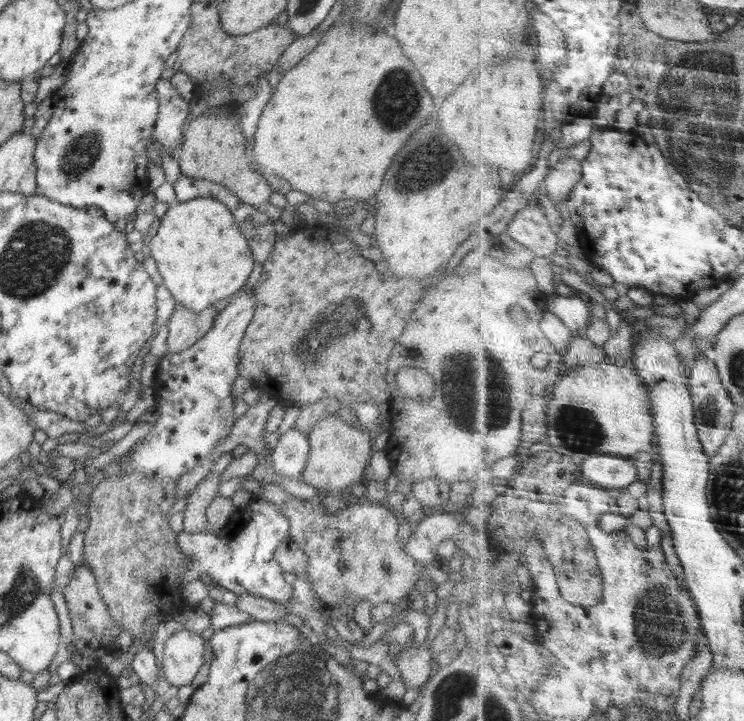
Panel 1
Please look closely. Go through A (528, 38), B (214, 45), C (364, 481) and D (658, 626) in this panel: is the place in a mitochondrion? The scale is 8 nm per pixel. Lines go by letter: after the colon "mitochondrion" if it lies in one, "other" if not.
A: other
B: other
C: other
D: mitochondrion

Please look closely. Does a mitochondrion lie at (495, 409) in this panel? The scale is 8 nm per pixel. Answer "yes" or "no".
yes

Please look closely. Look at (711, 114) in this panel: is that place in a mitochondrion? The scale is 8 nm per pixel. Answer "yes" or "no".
yes

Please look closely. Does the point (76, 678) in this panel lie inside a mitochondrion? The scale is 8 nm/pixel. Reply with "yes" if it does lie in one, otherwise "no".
no

